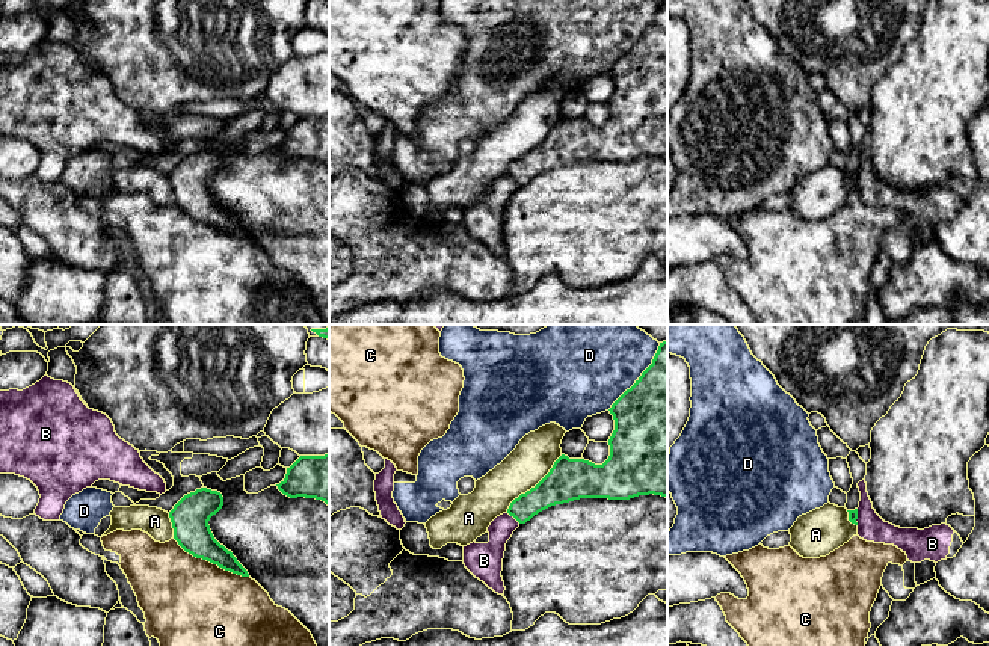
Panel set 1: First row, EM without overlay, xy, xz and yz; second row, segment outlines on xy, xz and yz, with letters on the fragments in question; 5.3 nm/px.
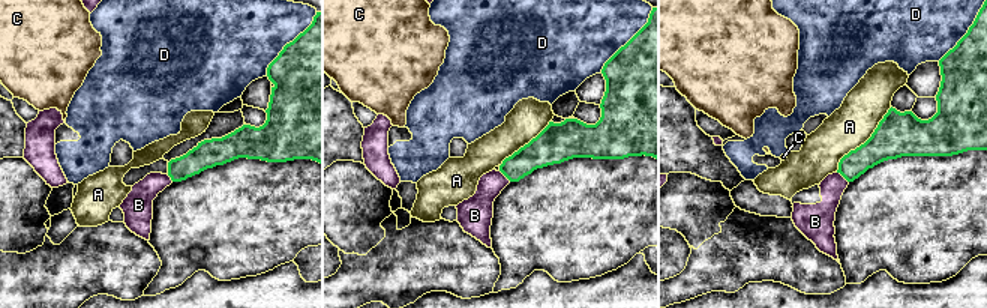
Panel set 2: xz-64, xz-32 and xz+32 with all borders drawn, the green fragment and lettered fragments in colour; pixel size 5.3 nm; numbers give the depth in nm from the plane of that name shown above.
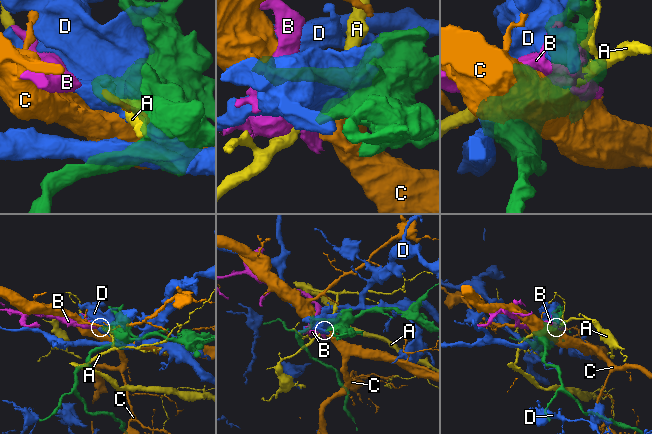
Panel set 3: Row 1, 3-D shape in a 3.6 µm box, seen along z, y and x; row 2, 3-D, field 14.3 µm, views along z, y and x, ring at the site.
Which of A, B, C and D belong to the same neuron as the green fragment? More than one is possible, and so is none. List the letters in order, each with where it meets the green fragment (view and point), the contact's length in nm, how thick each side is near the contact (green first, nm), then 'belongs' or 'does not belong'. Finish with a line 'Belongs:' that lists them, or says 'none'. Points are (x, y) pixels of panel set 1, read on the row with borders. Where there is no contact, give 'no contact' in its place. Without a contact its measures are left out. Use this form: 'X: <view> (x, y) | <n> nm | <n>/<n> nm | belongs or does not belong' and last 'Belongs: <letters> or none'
A: xz (535, 486) | 420 nm | 220/220 nm | does not belong
B: xz (514, 516) | 100 nm | 160/150 nm | does not belong
C: xy (210, 562) | 460 nm | 190/480 nm | does not belong
D: xz (640, 376) | 460 nm | 480/480 nm | does not belong
Belongs: none

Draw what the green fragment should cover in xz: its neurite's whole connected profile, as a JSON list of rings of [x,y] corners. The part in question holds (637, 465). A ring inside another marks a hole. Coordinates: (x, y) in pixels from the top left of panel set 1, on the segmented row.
[[[667,341],[660,343],[652,364],[608,411],[615,420],[608,459],[602,465],[595,465],[562,454],[535,488],[510,503],[510,516],[525,524],[551,506],[580,498],[630,500],[649,494],[667,498]]]

